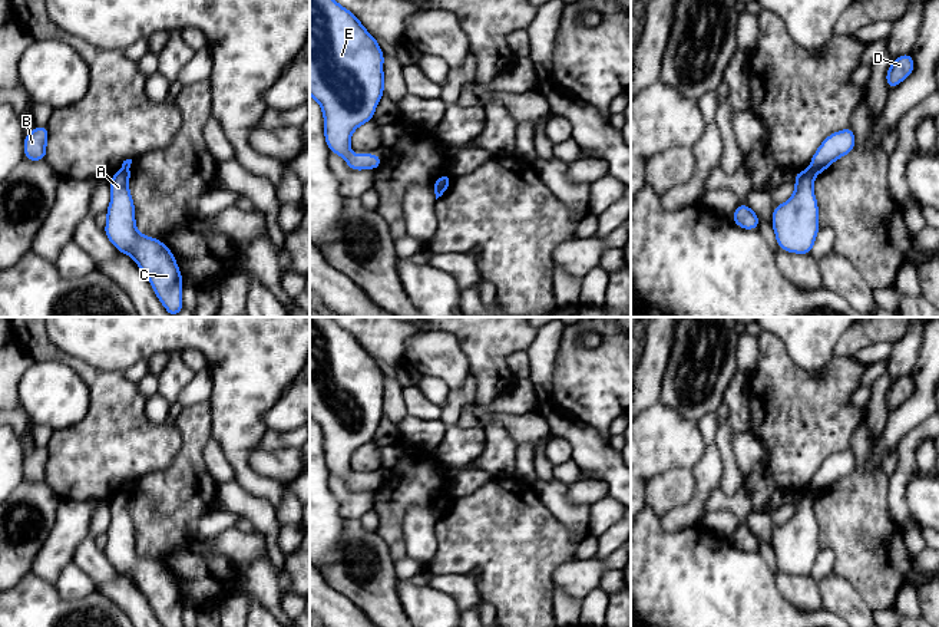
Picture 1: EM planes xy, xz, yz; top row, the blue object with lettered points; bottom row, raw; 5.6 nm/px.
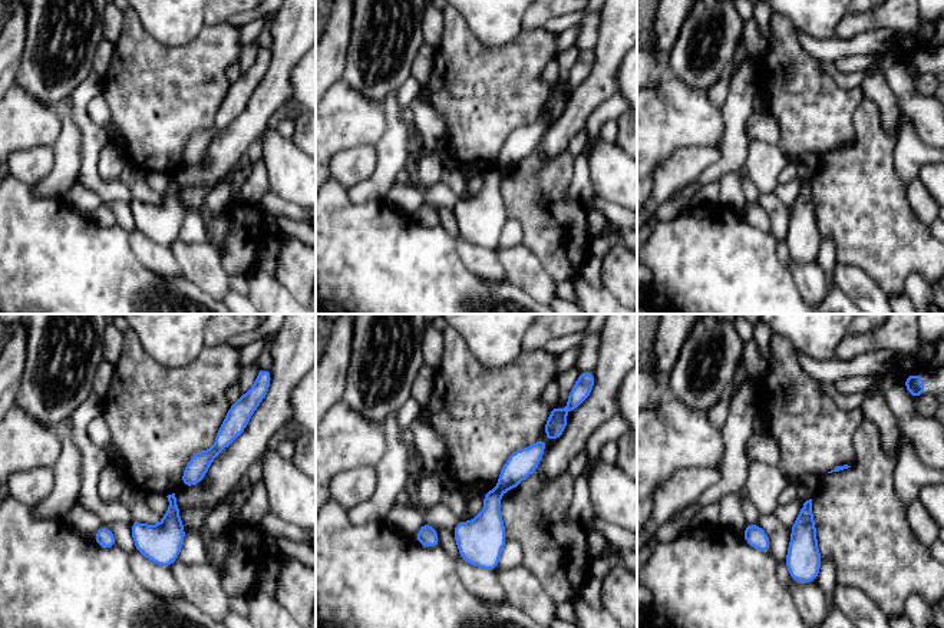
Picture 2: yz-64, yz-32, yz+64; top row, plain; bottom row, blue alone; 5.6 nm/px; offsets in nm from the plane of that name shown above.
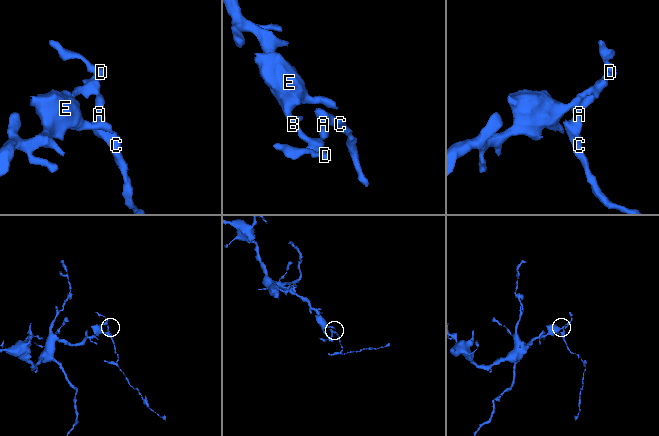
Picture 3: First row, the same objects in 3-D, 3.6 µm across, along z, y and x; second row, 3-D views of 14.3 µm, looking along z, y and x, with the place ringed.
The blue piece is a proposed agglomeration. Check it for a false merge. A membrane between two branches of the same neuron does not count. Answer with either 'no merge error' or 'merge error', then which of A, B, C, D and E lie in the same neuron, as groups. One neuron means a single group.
merge error | A C / B D E

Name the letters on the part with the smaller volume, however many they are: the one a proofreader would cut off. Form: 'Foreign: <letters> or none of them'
Foreign: A, C

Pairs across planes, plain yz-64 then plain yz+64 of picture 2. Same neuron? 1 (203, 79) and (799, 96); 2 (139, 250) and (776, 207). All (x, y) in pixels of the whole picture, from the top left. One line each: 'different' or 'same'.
1: same
2: different

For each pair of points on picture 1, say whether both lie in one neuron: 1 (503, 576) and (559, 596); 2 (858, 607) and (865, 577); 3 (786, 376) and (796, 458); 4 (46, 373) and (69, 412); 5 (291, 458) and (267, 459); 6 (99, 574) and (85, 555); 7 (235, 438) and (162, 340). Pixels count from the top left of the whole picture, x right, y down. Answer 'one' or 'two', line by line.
1: two
2: two
3: one
4: one
5: one
6: one
7: one

